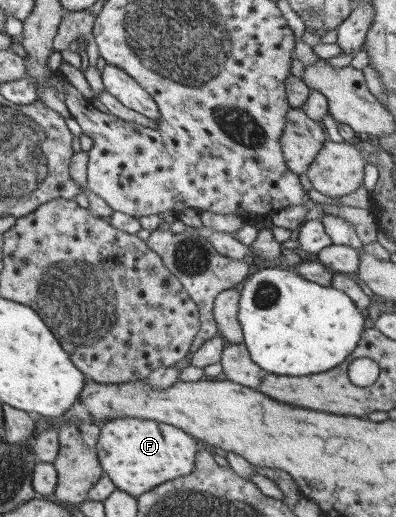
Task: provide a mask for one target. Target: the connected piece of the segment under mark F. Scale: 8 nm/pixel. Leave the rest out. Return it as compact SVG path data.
M113 418L100 424L101 433L95 442L95 455L105 474L119 491L131 497L181 475L189 475L195 468L198 443L191 436L173 425L134 418Z

